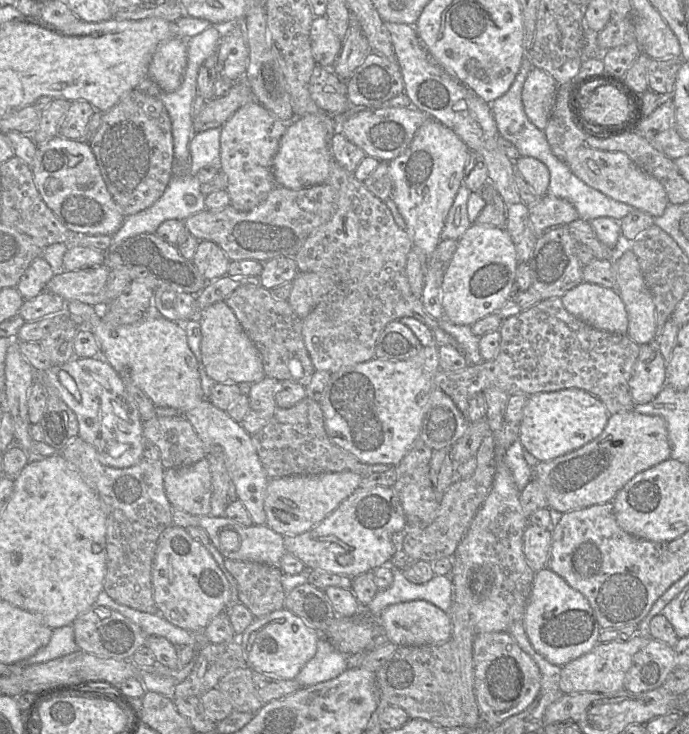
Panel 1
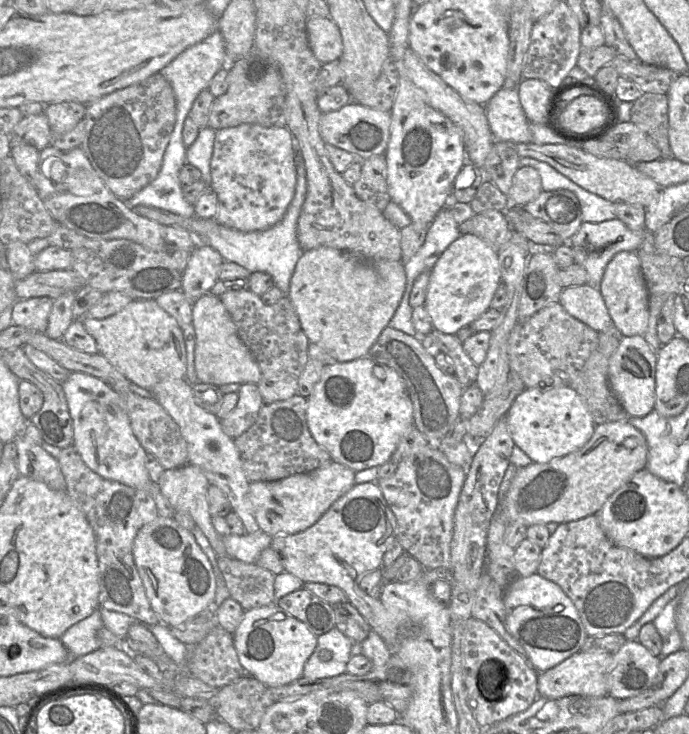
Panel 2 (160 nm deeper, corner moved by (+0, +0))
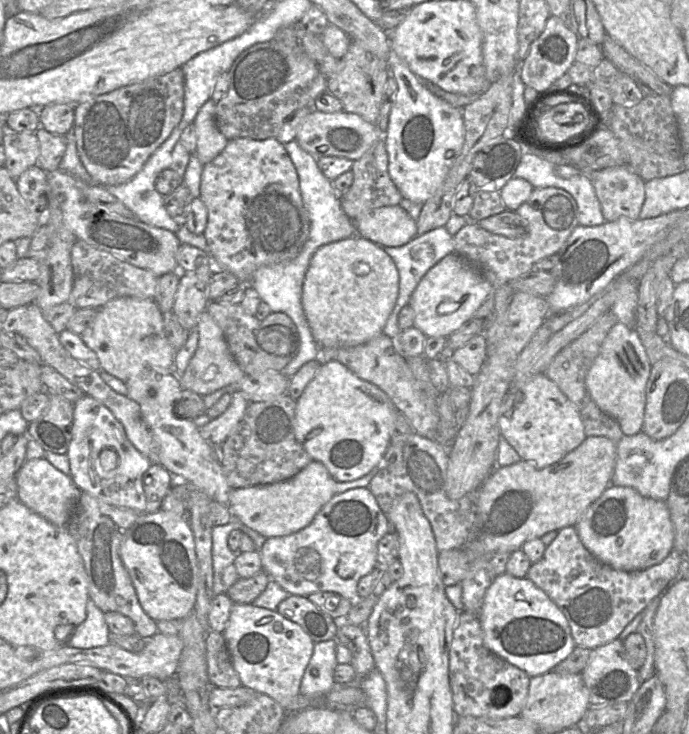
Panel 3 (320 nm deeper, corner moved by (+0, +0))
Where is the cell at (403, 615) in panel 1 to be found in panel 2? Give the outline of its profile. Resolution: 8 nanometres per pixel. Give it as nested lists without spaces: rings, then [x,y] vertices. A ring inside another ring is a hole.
[[[365,482],[355,484],[337,499],[314,525],[296,534],[277,535],[272,539],[270,547],[280,554],[285,571],[304,583],[324,583],[342,589],[348,601],[366,619],[371,629],[378,633],[391,648],[397,648],[403,639],[416,633],[412,621],[402,610],[387,610],[380,598],[367,594],[360,587],[363,575],[382,567],[383,556],[396,539],[396,531],[396,517],[386,503],[379,485],[376,482]]]

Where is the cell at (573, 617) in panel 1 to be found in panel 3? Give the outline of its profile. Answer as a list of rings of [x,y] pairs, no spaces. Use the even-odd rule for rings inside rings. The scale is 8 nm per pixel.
[[[508,573],[497,576],[486,591],[478,614],[486,647],[510,664],[525,671],[531,678],[555,669],[576,648],[570,625],[559,607],[530,579],[516,578]]]

